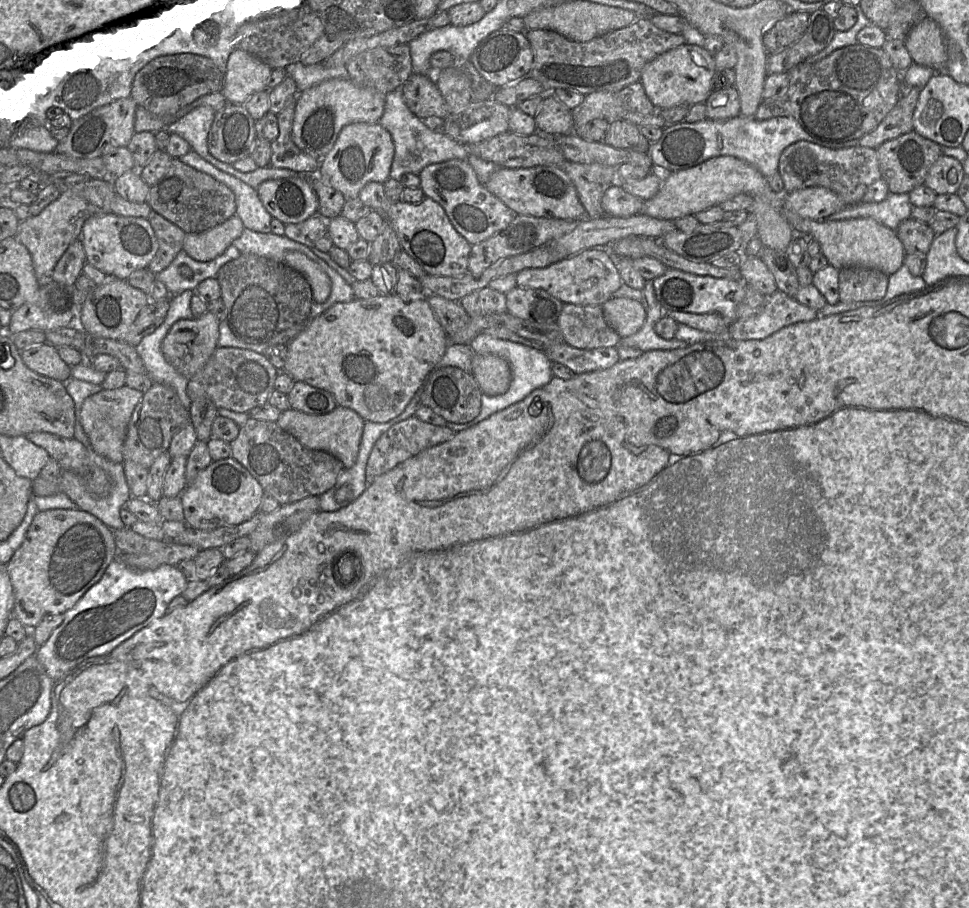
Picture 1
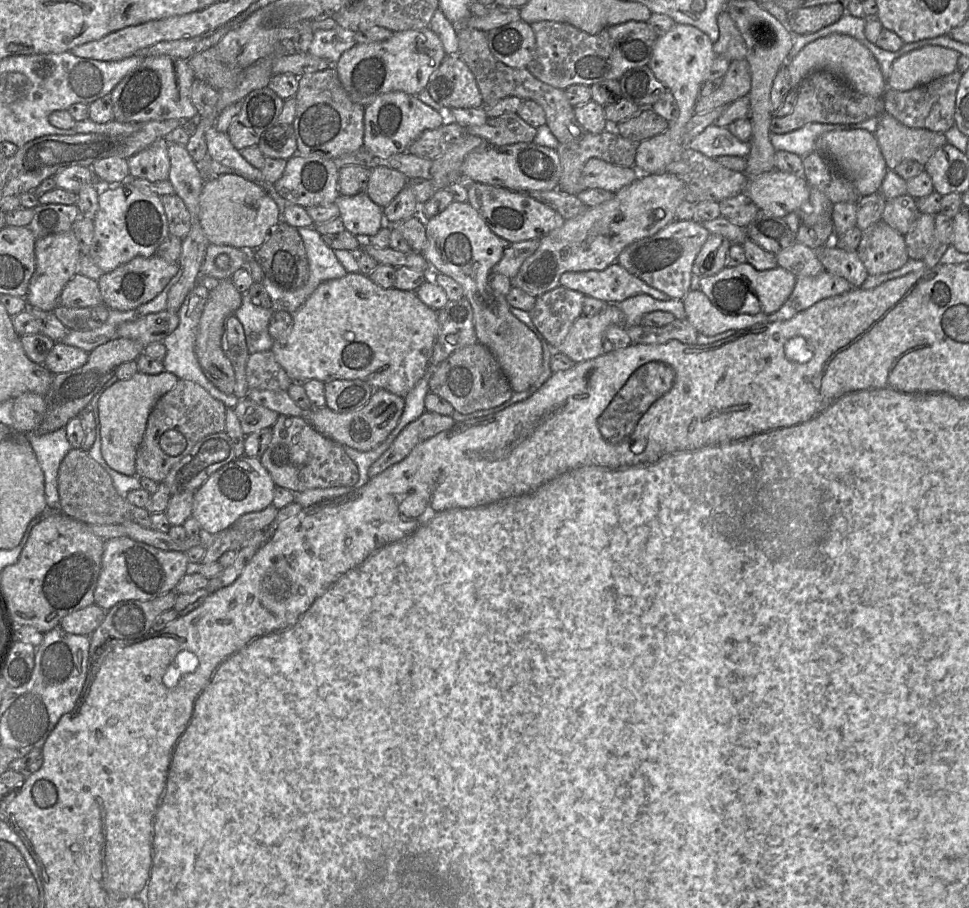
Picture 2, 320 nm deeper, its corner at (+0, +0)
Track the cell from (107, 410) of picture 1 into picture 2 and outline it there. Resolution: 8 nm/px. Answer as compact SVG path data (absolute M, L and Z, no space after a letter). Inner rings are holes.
M166 371L158 375L138 372L103 391L98 401L101 454L113 470L127 476L136 475L136 453L146 430L148 416L157 401L172 390L178 380L176 375Z

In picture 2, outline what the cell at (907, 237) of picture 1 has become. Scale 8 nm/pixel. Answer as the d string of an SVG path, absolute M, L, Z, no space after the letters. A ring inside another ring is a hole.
M907 193L886 201L882 221L905 236L919 215L916 199Z

